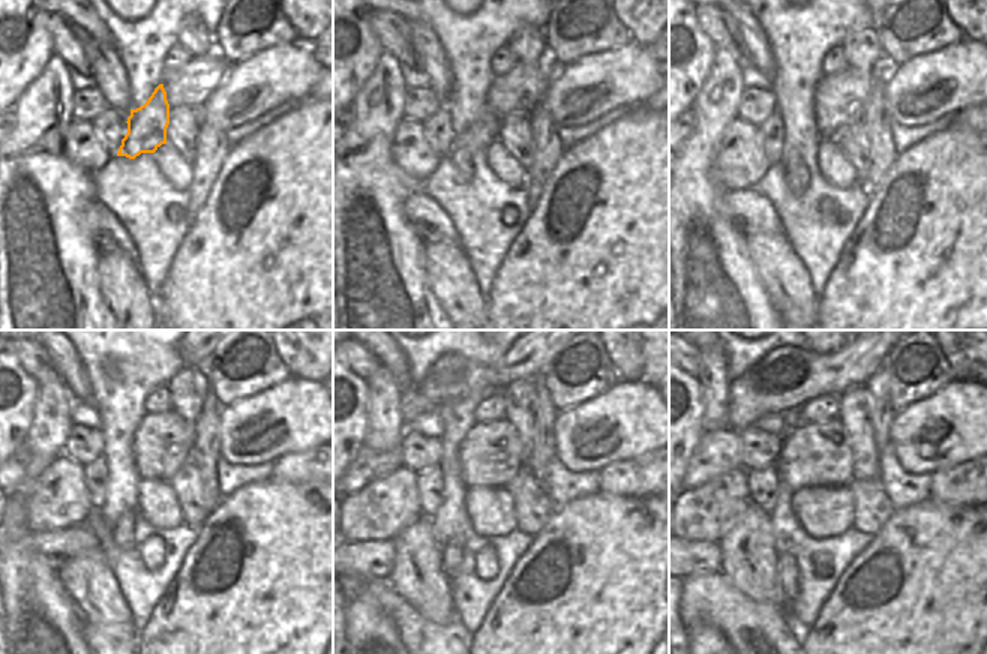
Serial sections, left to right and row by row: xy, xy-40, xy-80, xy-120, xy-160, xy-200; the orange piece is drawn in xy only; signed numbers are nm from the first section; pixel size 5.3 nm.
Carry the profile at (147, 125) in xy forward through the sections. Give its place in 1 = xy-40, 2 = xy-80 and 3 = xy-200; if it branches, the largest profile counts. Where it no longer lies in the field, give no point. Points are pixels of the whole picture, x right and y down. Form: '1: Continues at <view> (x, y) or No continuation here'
1: Continues at xy-40 (485, 131)
2: Continues at xy-80 (797, 171)
3: Continues at xy-200 (788, 570).

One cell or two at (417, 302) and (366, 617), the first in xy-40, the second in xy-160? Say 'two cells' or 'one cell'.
one cell

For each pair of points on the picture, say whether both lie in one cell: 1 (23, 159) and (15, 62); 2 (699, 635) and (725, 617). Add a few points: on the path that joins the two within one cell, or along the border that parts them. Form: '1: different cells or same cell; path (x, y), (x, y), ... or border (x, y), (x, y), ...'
1: different cells; border (41, 71), (15, 102)
2: different cells; border (687, 629), (696, 624), (710, 624), (726, 638)

